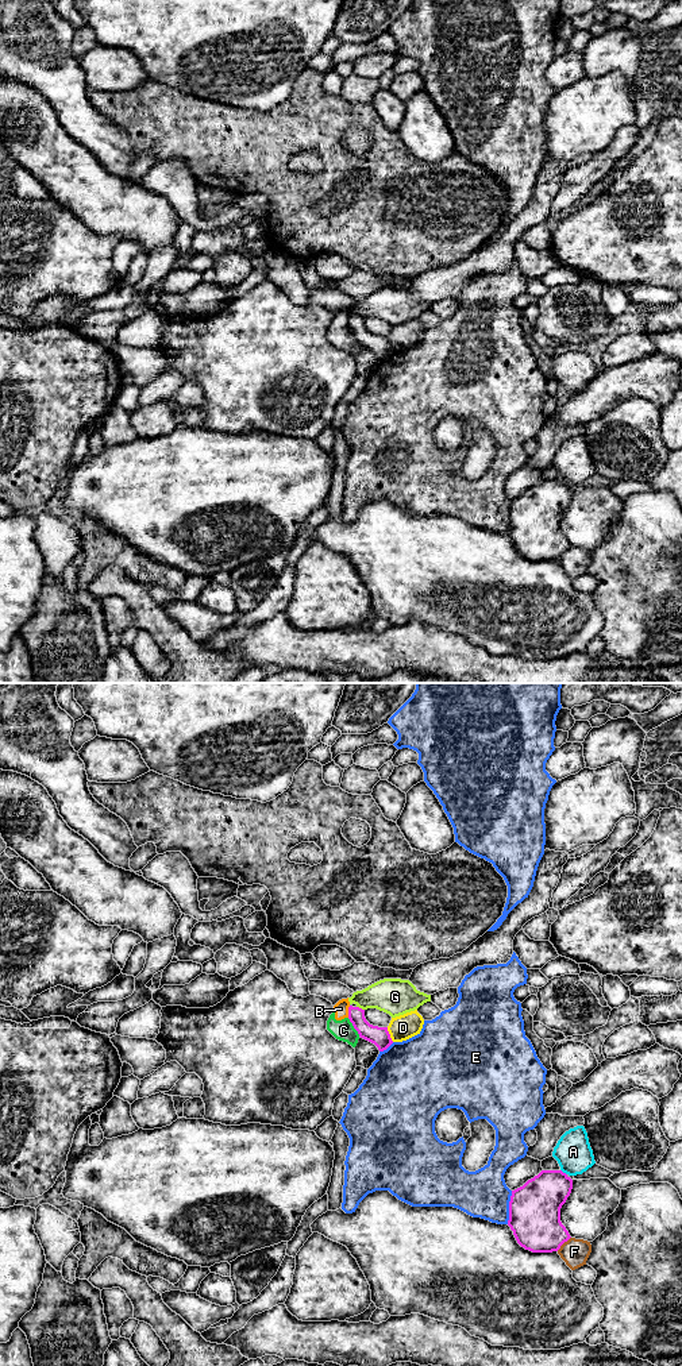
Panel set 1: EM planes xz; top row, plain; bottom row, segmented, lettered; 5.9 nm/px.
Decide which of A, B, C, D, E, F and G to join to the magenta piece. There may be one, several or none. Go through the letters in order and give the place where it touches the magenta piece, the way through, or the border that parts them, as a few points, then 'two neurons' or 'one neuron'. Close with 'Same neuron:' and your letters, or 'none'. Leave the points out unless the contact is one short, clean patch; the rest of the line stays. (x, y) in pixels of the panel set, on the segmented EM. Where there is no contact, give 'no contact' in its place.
A: contact xz (562, 1172); two neurons
B: contact xz (349, 1011); border xz (350, 1006), (347, 1017); two neurons
C: contact xz (354, 1027); border xz (347, 1018), (359, 1035); two neurons
D: contact xz (389, 1034); two neurons
E: contact xz (509, 1207); two neurons
F: contact xz (563, 1242); two neurons
G: contact xz (361, 1008); border xz (357, 1006), (363, 1010); two neurons
Same neuron: none

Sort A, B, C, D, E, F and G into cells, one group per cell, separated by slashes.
A / B C / D / E / F / G

